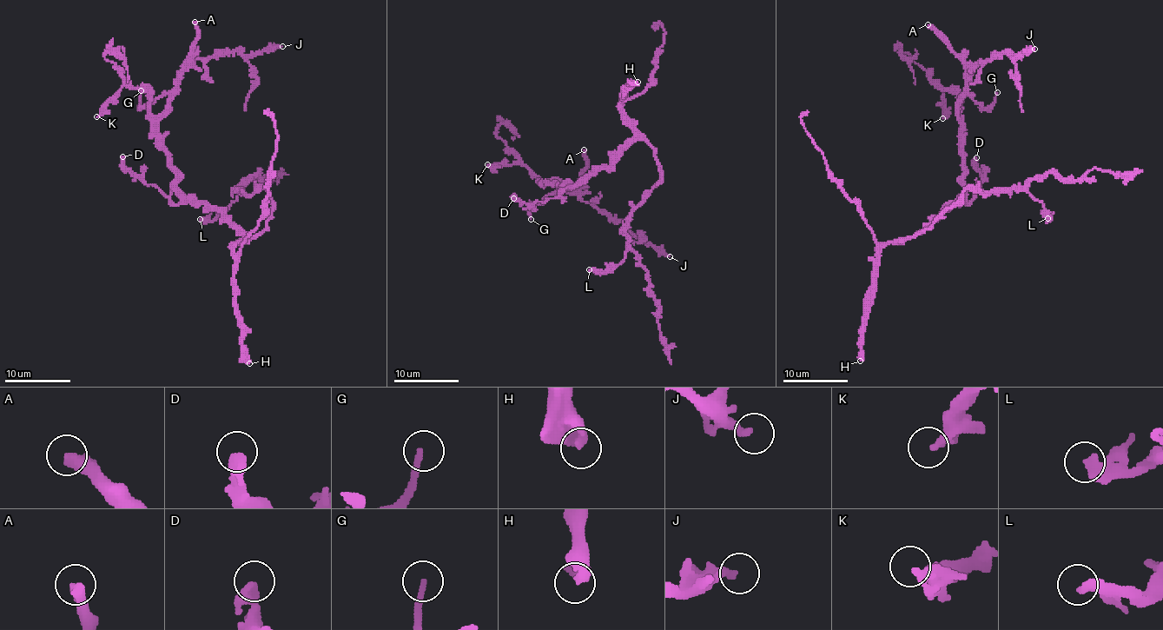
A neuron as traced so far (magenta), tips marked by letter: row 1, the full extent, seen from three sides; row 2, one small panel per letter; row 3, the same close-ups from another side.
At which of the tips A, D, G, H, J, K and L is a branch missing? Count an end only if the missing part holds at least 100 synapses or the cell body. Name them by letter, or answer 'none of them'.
A

